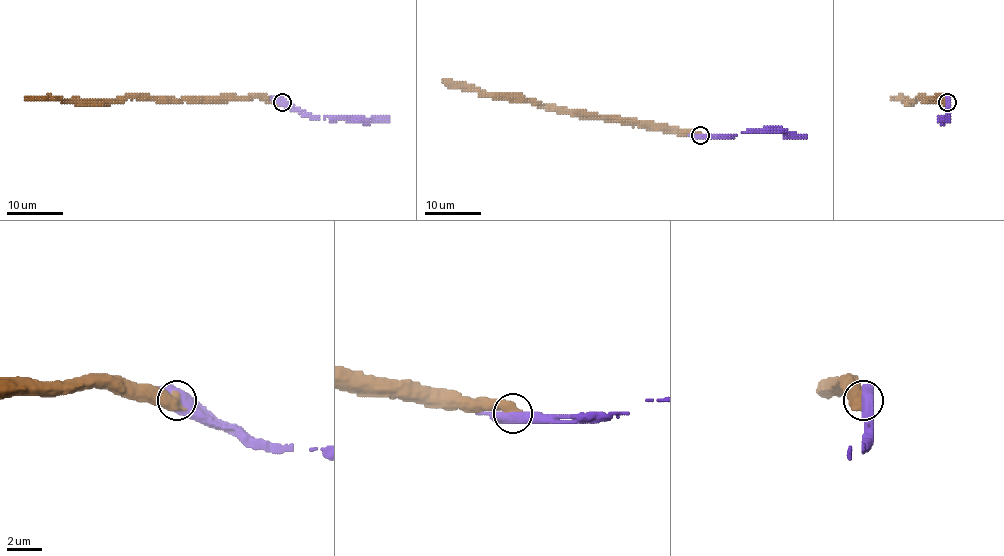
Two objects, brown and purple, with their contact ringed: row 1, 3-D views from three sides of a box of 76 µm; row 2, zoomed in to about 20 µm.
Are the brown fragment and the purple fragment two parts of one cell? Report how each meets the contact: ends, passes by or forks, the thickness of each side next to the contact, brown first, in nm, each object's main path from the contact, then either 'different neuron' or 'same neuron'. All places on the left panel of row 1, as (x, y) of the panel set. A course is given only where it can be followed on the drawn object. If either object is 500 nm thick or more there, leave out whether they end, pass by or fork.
calibres 600 and 700 nm; course brown (282, 102), (259, 97), (121, 97), (111, 100), (26, 97); course purple (282, 102), (319, 117), (389, 117); same neuron

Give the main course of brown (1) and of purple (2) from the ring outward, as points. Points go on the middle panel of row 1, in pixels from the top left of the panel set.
1: (699, 134), (652, 130), (638, 125), (573, 116), (521, 101), (517, 97), (478, 92), (460, 81), (443, 78)
2: (699, 136), (737, 136), (743, 132), (783, 132), (783, 136), (787, 137), (807, 136)

